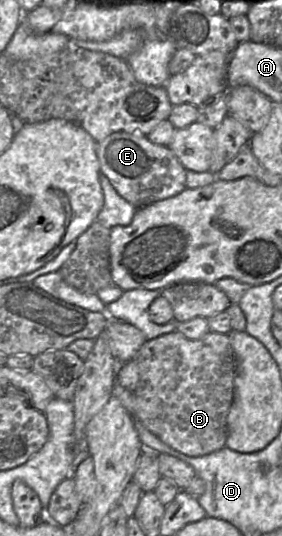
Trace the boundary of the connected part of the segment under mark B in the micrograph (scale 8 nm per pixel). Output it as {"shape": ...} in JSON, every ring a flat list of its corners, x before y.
{"shape":[[176,330,146,340,132,360,137,364,140,376,139,383,134,391,134,412,149,431,173,449,189,456,206,455,226,446,227,415,234,399,234,379,236,374,236,359,229,334,209,331,200,339,193,340,186,338,181,332]]}

